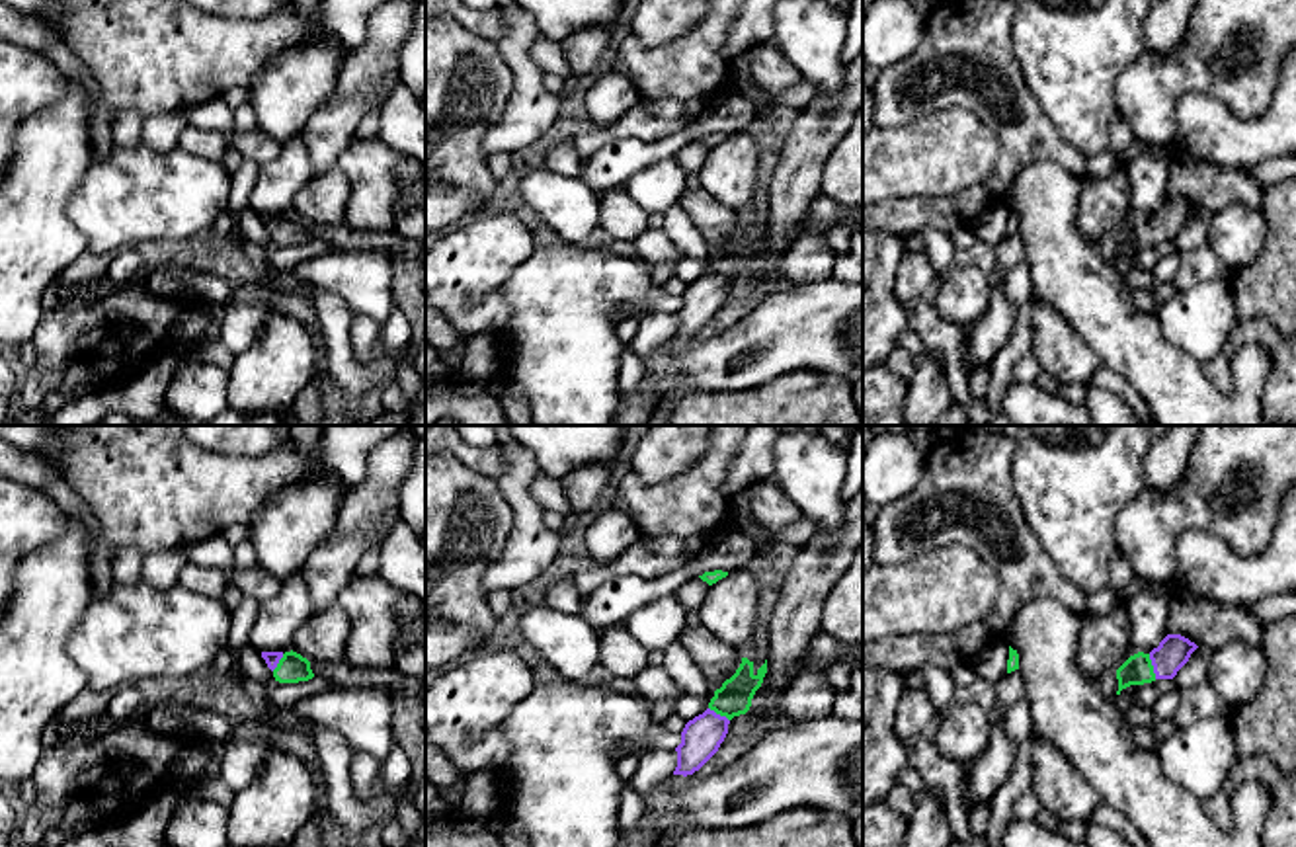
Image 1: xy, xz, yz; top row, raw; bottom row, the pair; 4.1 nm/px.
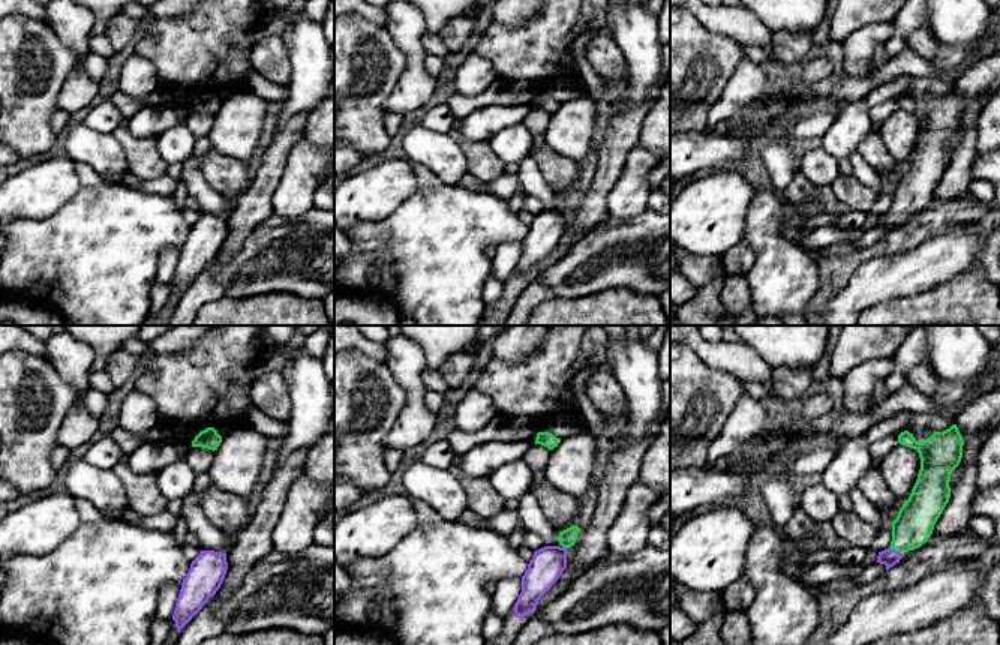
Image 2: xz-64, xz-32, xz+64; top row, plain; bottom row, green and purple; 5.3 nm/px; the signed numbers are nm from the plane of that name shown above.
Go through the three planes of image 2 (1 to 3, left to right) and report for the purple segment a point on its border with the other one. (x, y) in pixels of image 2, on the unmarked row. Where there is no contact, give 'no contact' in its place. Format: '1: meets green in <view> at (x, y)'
1: no contact
2: meets green in xz-32 at (564, 210)
3: meets green in xz+64 at (895, 213)

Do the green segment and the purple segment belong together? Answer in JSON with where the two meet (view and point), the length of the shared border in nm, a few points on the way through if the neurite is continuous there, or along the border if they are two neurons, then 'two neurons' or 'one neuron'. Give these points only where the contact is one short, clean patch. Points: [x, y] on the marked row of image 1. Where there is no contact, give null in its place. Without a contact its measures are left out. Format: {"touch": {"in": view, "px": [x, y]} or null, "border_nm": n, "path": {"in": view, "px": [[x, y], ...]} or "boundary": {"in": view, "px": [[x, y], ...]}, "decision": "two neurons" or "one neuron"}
{"touch": {"in": "yz", "px": [1152, 666]}, "border_nm": 110, "path": {"in": "yz", "px": [[1136, 670], [1152, 666], [1174, 650]]}, "decision": "one neuron"}

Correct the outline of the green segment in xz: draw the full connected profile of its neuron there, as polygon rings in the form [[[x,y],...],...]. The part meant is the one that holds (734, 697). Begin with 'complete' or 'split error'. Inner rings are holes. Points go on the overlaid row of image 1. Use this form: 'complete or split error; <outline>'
split error; [[[742,658],[736,673],[714,691],[709,708],[685,724],[681,744],[675,747],[677,767],[673,775],[693,775],[718,751],[730,720],[749,710],[765,673],[767,660],[755,671],[753,662]]]

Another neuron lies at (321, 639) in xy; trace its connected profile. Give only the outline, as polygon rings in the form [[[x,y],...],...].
[[[332,603],[301,625],[291,650],[312,664],[336,664],[345,658],[347,636],[349,617],[338,603]]]

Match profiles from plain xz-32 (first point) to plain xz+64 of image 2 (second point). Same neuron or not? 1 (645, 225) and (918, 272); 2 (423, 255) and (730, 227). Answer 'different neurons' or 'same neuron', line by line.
1: same neuron
2: different neurons

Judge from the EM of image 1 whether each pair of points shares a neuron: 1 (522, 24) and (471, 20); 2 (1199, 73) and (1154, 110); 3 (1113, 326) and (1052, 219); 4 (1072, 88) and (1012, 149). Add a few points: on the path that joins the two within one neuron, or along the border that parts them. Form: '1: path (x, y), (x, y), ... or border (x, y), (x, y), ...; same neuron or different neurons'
1: border (506, 20), (506, 38), (498, 45); different neurons
2: path (1187, 73), (1162, 98); same neuron
3: path (1093, 299), (1064, 270), (1052, 246); same neuron
4: border (1023, 75), (1025, 86), (1041, 112), (1076, 149); different neurons

